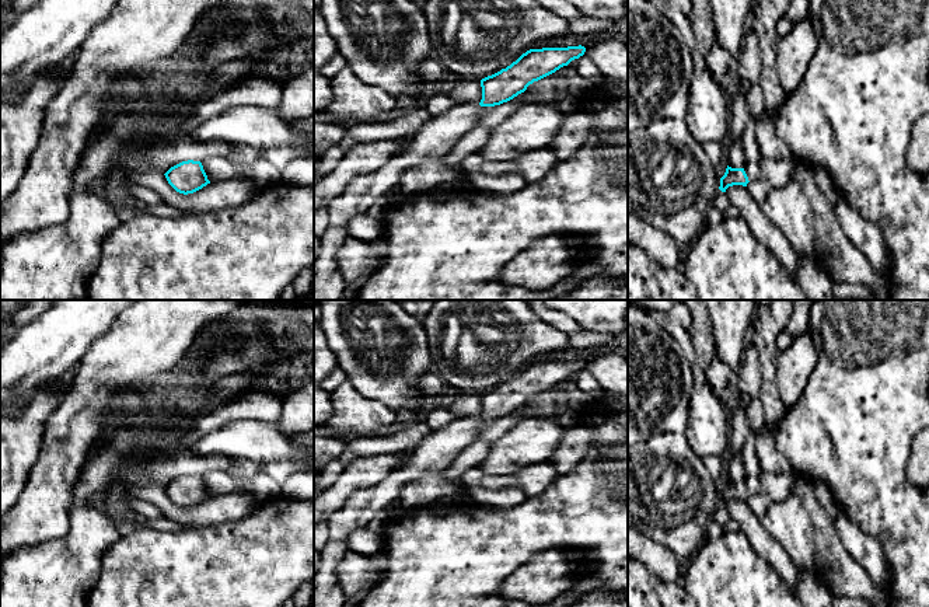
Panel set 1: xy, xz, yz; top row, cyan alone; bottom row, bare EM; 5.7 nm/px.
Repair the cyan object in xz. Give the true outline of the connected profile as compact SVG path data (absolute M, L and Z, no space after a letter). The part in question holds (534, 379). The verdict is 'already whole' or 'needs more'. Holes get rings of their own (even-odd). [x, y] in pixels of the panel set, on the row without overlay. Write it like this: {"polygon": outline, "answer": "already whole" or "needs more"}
{"polygon": "M542 362L530 363L506 383L481 394L481 421L495 421L524 407L530 398L538 395L572 374L579 373L586 362Z", "answer": "already whole"}

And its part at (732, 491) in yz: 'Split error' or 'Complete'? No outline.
Split error

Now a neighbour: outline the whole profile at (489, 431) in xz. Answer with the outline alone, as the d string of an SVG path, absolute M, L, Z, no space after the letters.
M521 407L513 414L503 416L500 419L481 421L478 440L492 443L504 436L524 418L527 418L527 409Z

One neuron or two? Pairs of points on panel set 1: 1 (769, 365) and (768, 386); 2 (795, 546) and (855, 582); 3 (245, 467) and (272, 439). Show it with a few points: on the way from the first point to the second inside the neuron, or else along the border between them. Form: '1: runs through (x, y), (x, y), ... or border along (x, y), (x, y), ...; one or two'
1: runs through (768, 370), (768, 380); one
2: border along (811, 524), (814, 530), (817, 572); two
3: border along (233, 457), (244, 457), (262, 466); two

